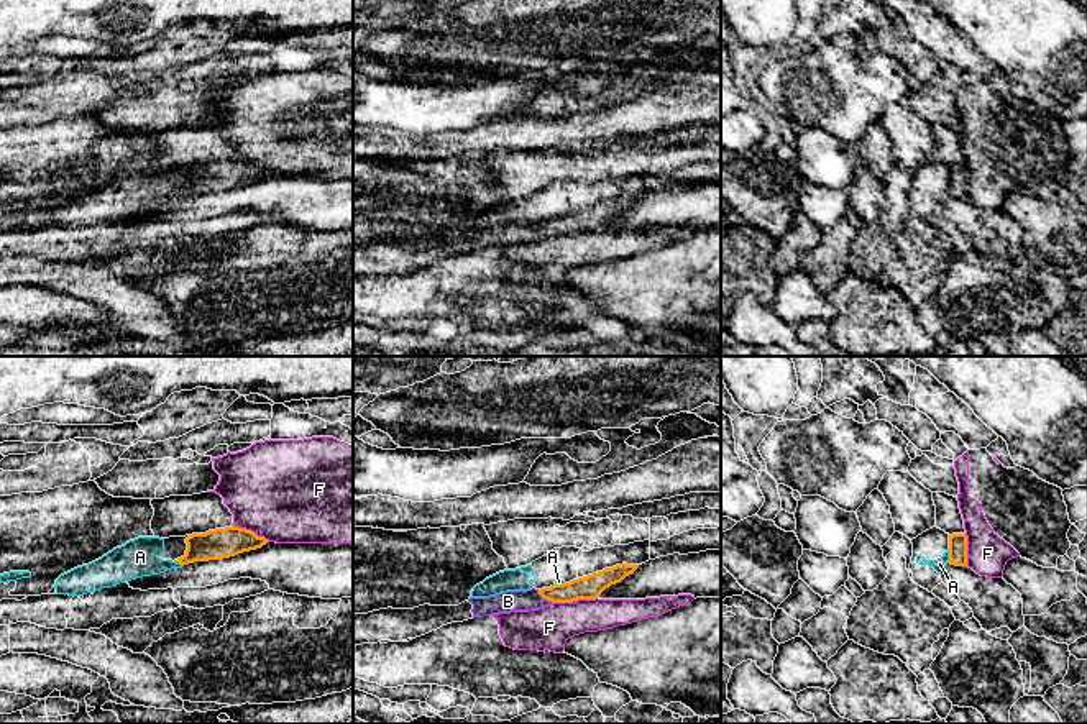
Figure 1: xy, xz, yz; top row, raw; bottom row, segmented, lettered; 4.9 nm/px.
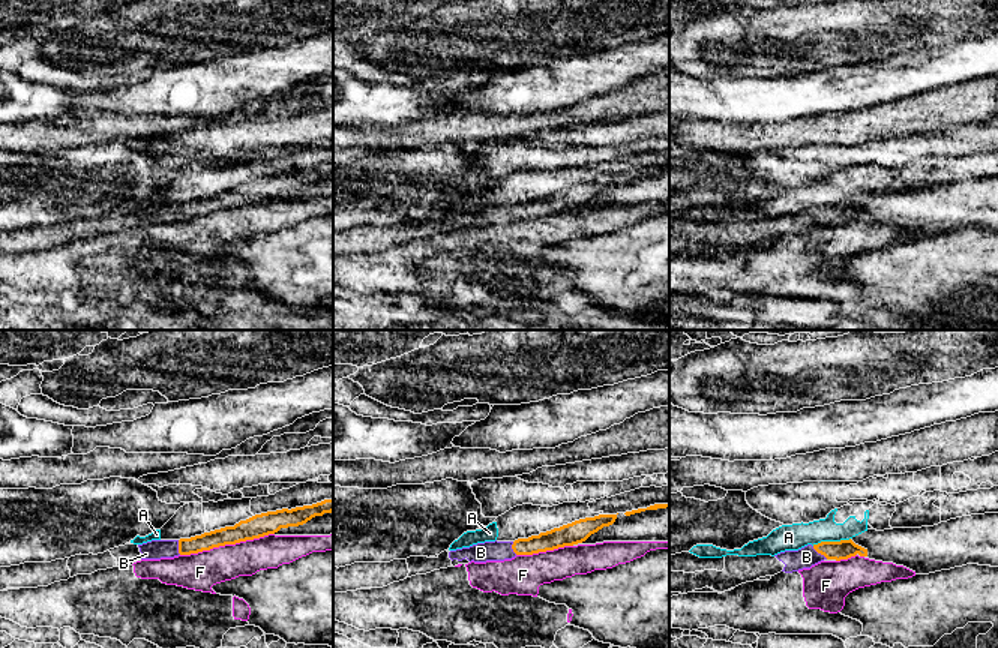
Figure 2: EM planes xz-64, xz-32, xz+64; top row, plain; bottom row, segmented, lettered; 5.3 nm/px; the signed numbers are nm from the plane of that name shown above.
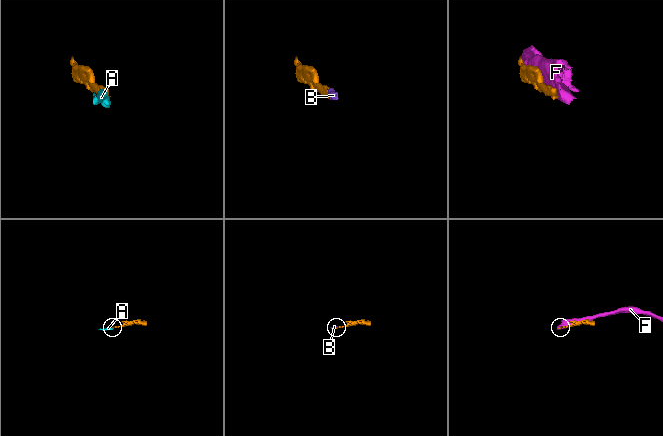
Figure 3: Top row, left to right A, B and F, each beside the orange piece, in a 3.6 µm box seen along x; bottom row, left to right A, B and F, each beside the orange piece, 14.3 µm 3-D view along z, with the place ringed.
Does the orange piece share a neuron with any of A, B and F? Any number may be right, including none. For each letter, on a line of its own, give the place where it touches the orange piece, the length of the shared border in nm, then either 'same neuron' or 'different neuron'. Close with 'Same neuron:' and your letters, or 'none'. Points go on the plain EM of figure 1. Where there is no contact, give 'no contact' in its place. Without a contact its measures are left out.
A: yz (949, 189) | 70 nm | different neuron
B: xz (544, 230) | 100 nm | same neuron
F: xz (573, 232) | 220 nm | different neuron
Same neuron: B

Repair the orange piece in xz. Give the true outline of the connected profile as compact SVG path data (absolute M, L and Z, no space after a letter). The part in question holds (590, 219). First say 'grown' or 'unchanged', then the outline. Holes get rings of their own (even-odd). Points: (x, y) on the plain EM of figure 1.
grown; M622 195L570 215L542 222L506 223L489 230L470 230L458 238L424 236L414 241L388 240L368 246L353 246L353 277L378 276L381 273L402 274L452 254L499 245L540 241L552 235L596 231L606 220L621 215L637 200L639 197Z

